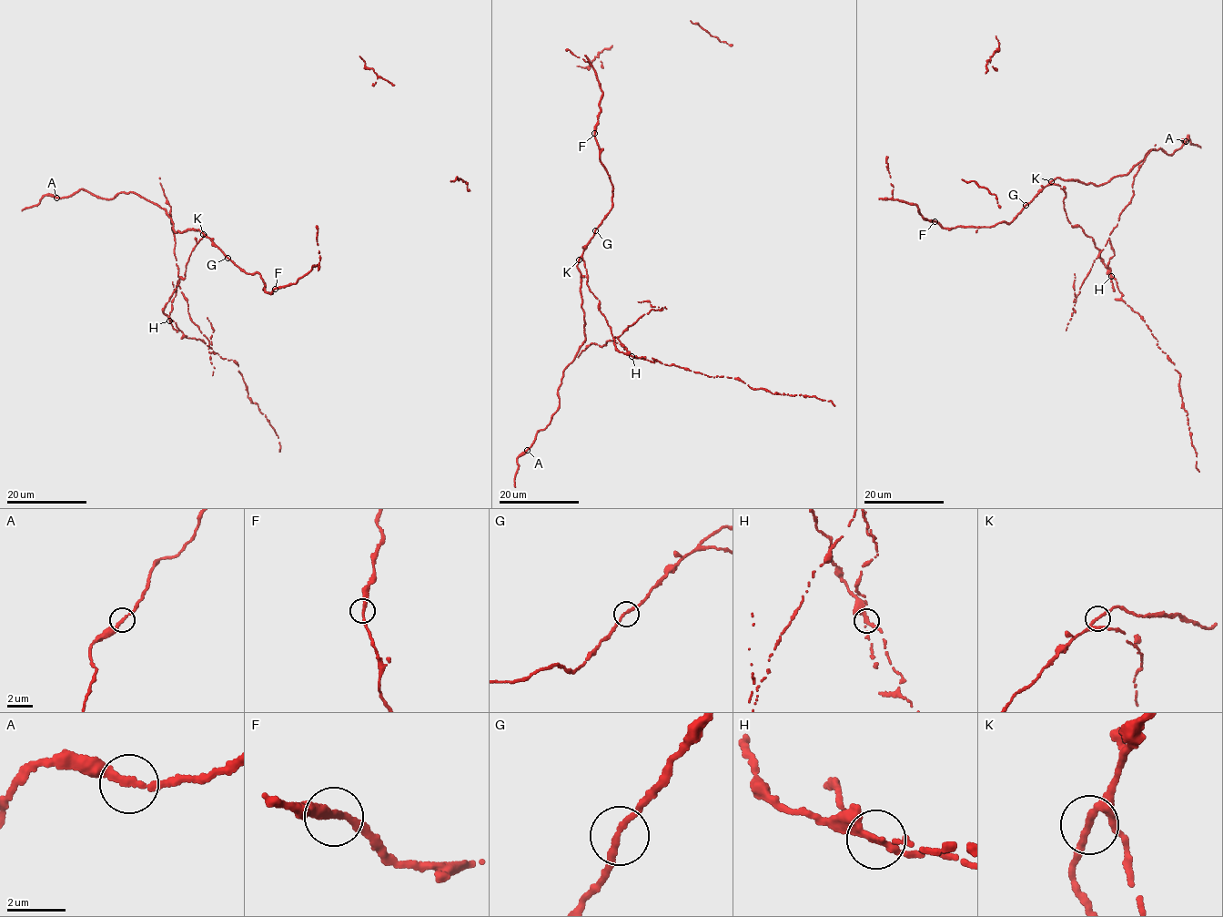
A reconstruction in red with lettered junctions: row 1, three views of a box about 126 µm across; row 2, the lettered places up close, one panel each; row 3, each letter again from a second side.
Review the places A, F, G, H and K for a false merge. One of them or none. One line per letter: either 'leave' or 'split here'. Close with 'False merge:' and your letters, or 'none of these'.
A: leave
F: leave
G: leave
H: split here
K: leave
False merge: H

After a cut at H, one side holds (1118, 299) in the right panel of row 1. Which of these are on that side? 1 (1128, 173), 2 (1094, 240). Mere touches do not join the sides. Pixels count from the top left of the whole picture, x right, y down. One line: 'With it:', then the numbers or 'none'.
With it: 1, 2

